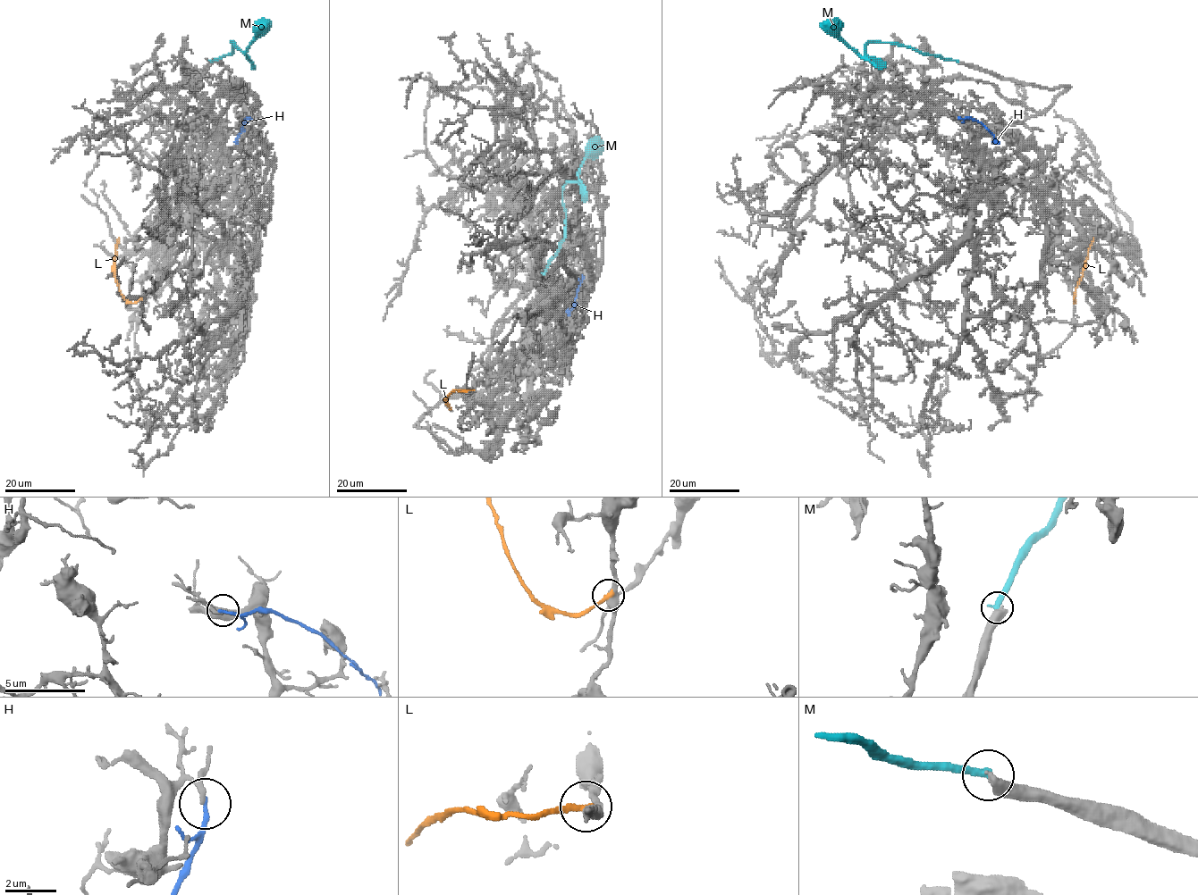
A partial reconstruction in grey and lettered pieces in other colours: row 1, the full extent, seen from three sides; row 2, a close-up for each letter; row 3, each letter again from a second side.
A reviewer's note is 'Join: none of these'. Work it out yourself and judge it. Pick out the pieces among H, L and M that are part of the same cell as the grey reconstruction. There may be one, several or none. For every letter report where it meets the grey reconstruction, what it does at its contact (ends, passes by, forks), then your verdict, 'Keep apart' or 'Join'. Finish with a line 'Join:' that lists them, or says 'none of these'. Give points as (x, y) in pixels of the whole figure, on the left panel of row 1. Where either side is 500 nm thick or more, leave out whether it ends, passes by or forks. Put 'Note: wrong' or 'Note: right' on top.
Note: right
H: Touches grey at (250, 118). It ends there. Keep apart
L: Touches grey at (140, 298). It ends there. Keep apart
M: Touches grey at (212, 61). Keep apart
Join: none of these

